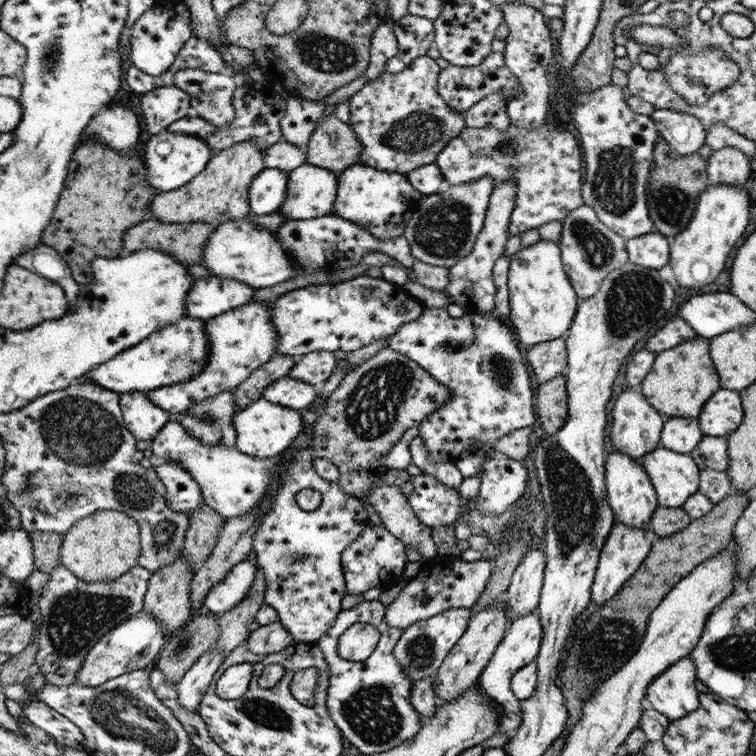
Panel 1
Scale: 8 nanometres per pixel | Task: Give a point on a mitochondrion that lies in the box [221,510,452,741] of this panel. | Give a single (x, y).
(267, 714)

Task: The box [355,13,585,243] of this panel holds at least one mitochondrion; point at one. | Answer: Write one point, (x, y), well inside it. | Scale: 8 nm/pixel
(414, 133)

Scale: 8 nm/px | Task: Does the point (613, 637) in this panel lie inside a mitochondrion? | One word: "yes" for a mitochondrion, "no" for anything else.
yes

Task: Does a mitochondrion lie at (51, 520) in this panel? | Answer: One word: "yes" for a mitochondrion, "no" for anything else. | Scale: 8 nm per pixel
no

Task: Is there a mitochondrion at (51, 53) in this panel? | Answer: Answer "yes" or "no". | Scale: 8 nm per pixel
yes

